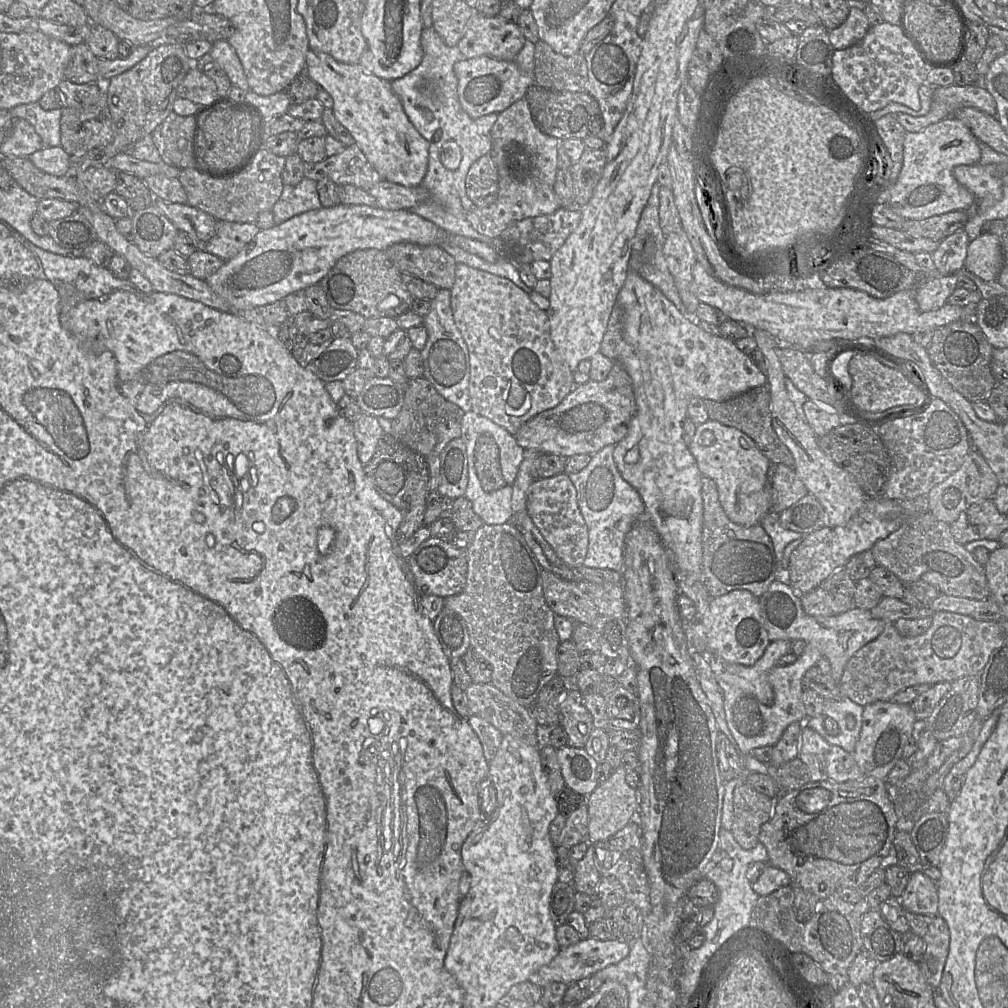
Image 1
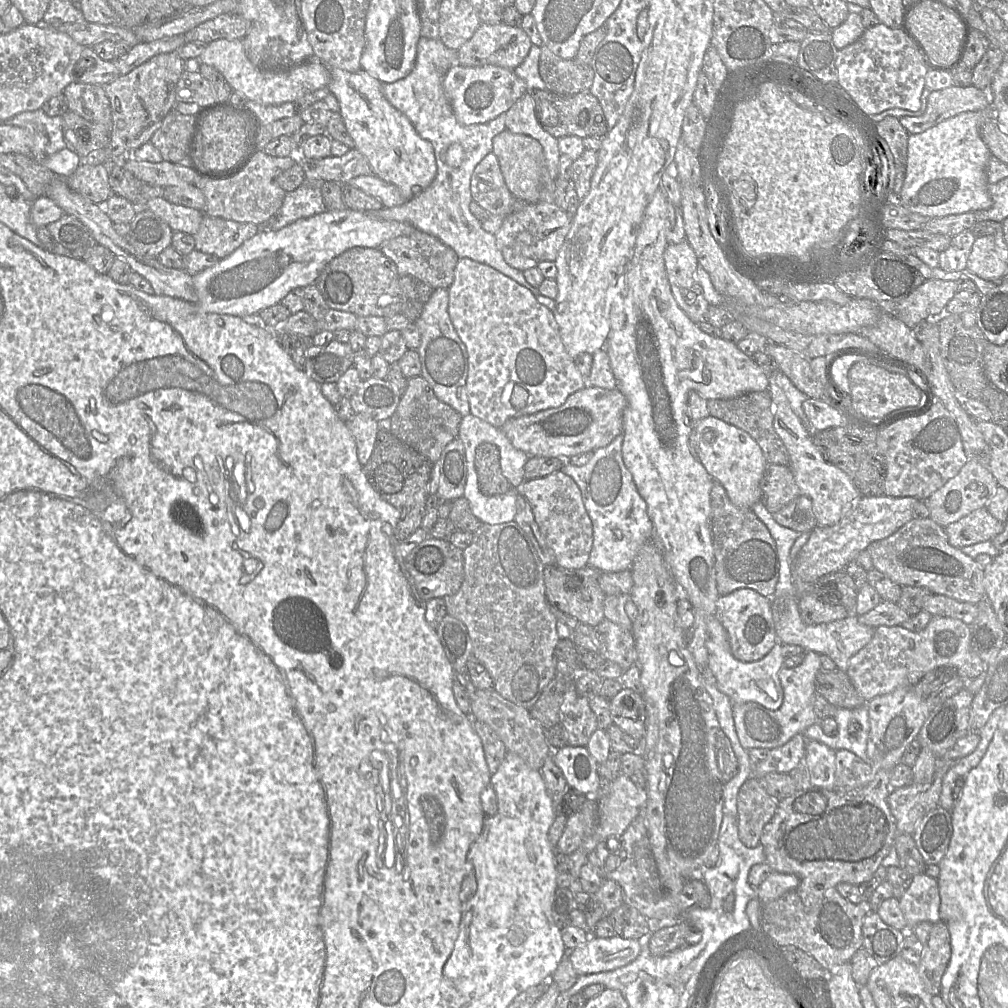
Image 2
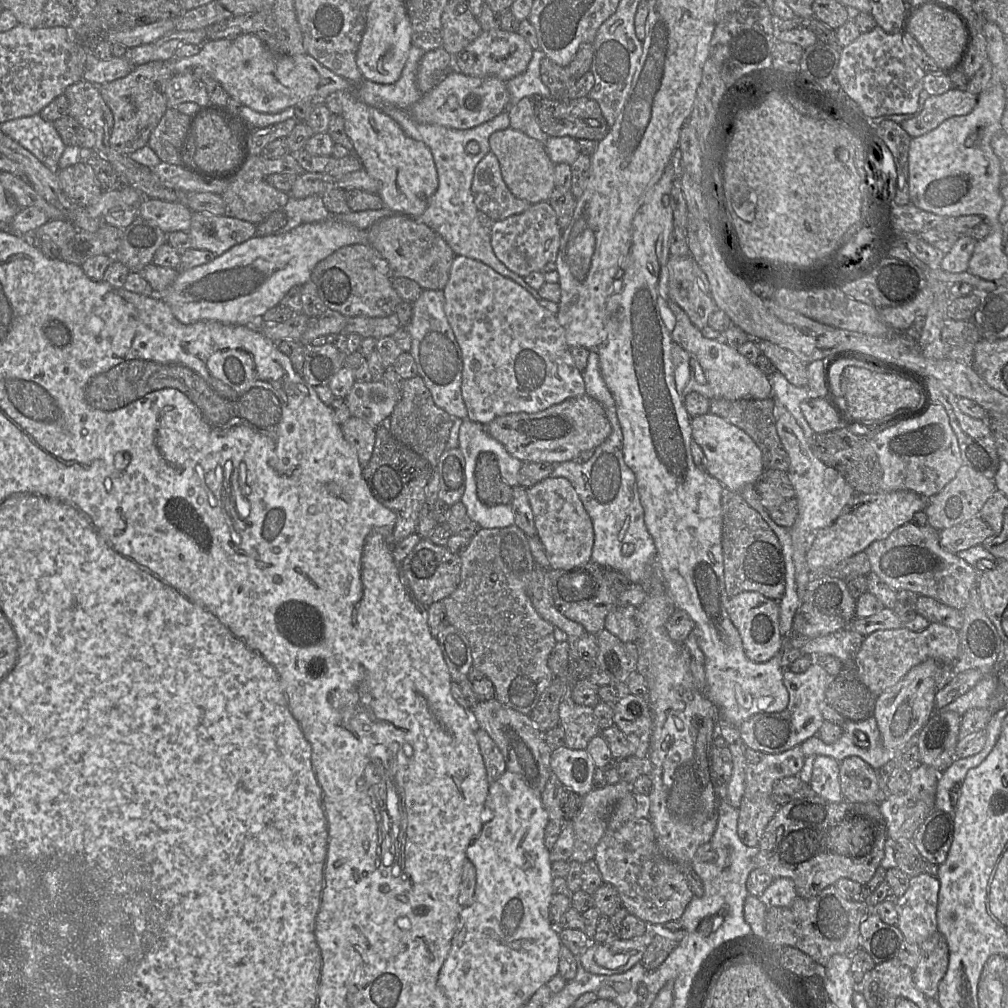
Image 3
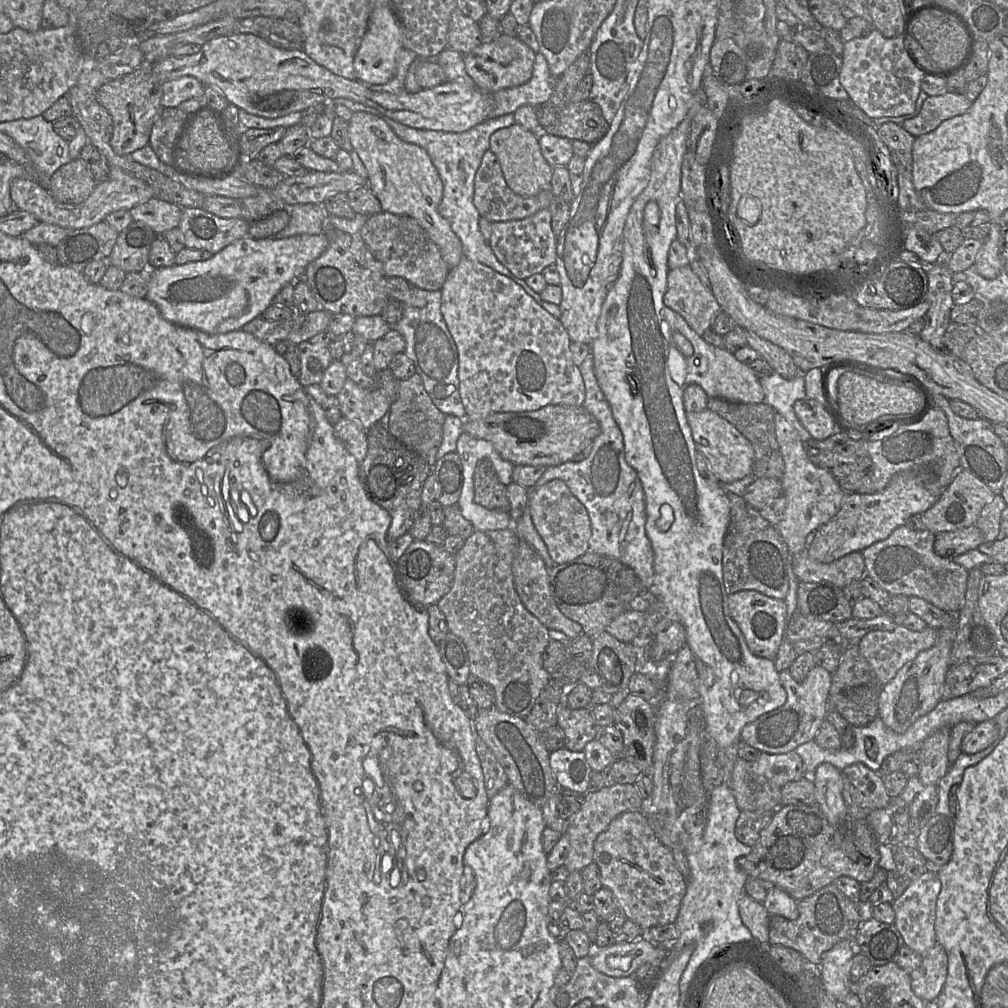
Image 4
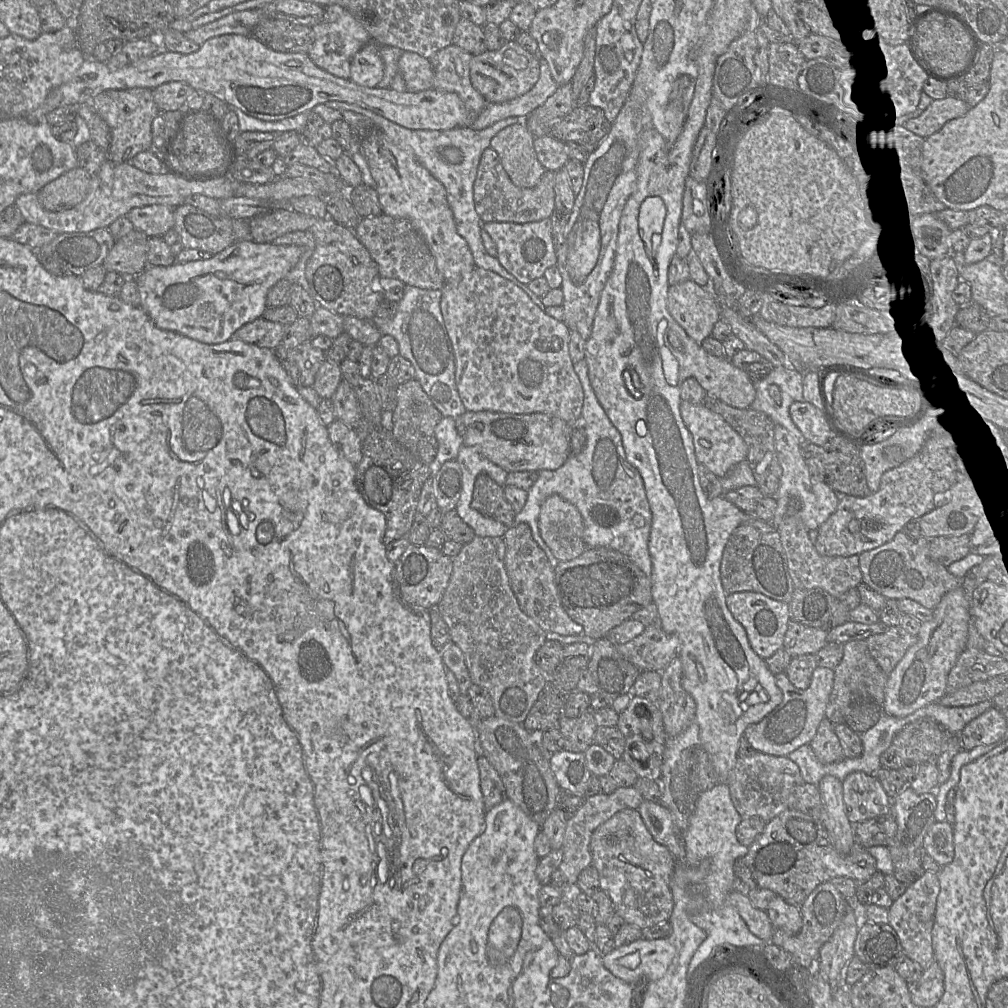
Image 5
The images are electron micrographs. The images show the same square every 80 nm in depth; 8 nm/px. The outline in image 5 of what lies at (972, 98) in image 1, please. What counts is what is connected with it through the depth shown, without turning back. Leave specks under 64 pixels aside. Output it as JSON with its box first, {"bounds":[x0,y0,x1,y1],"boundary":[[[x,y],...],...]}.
{"bounds":[900,95,969,138],"boundary":[[[948,95],[933,99],[925,109],[903,119],[900,124],[913,134],[926,138],[940,130],[949,120],[966,114],[969,109],[964,99]]]}

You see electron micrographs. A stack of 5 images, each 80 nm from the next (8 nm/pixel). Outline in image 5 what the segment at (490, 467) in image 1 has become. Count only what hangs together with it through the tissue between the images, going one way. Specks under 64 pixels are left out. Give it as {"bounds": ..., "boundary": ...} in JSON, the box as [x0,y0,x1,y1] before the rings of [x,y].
{"bounds":[471,472,516,527],"boundary":[[[482,472],[476,476],[471,507],[507,527],[514,525],[516,513],[505,497],[504,486],[499,485],[486,473]]]}

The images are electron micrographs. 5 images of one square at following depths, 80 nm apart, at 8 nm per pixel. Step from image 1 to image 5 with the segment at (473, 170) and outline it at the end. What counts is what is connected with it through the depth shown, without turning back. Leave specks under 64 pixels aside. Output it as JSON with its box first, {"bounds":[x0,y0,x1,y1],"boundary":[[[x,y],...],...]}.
{"bounds":[474,147,555,223],"boundary":[[[491,147],[484,150],[474,182],[474,206],[482,222],[528,223],[550,218],[555,210],[555,171],[546,170],[536,186],[523,188],[516,186],[502,166],[498,153]]]}

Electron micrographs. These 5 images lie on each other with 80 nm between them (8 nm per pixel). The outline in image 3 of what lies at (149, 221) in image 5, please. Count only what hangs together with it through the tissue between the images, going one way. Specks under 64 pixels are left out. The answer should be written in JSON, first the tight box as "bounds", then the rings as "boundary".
{"bounds":[137,198,192,234],"boundary":[[[144,198],[137,206],[137,216],[155,222],[168,234],[176,231],[187,232],[192,211],[182,203]]]}

